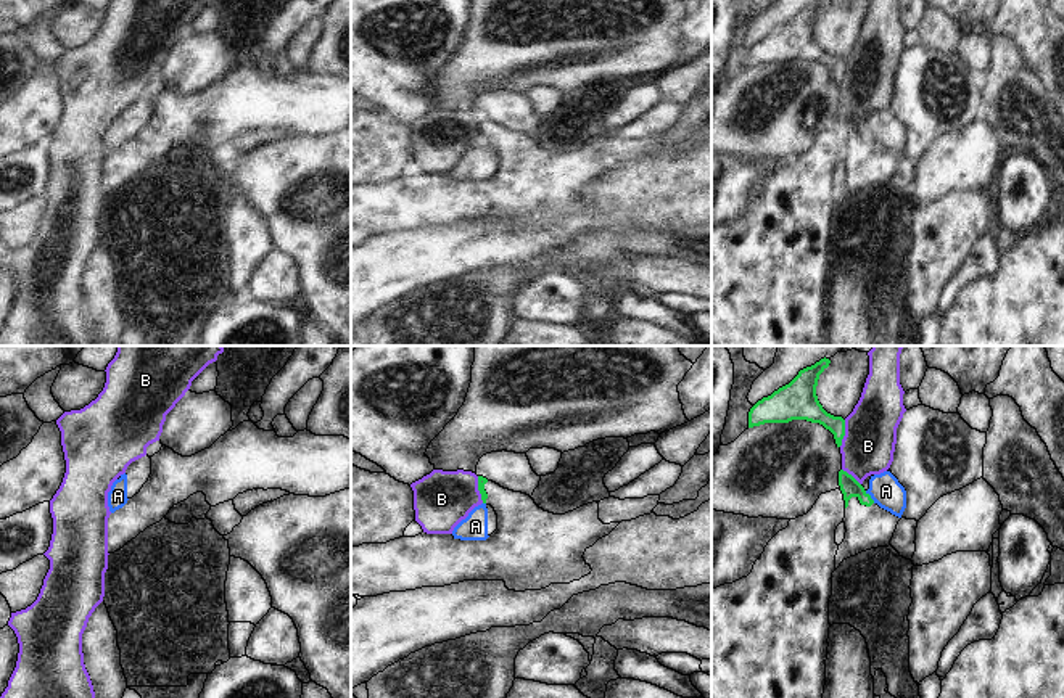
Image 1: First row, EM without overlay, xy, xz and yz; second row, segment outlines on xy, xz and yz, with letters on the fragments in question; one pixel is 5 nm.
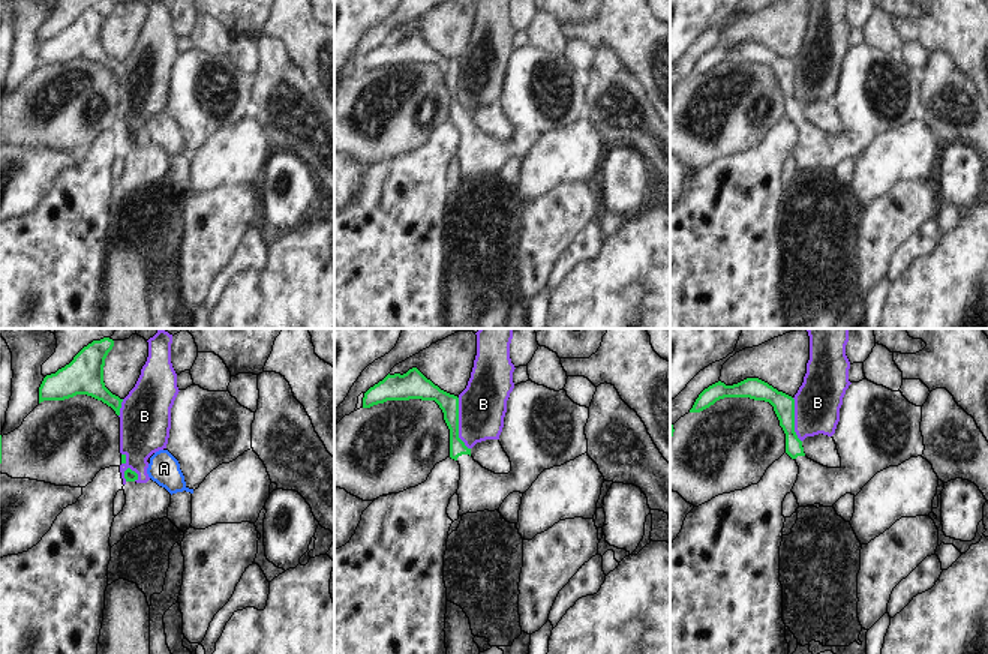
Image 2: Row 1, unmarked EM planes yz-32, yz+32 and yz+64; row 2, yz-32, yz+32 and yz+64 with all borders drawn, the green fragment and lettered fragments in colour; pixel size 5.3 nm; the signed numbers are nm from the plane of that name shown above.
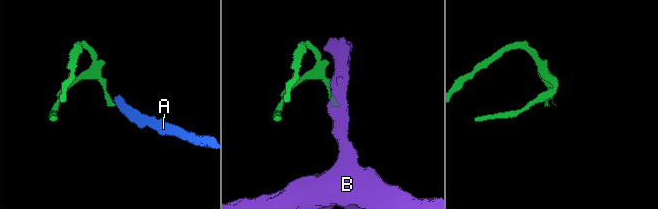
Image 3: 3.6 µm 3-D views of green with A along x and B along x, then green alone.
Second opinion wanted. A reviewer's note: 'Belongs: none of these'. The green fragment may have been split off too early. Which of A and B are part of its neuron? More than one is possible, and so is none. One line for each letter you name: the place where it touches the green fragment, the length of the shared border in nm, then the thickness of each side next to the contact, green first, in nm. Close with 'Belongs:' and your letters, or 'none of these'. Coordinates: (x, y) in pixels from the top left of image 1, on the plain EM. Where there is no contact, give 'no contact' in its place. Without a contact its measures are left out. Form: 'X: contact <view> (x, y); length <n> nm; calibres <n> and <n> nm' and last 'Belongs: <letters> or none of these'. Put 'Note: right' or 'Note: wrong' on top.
Note: right
Belongs: none of these

